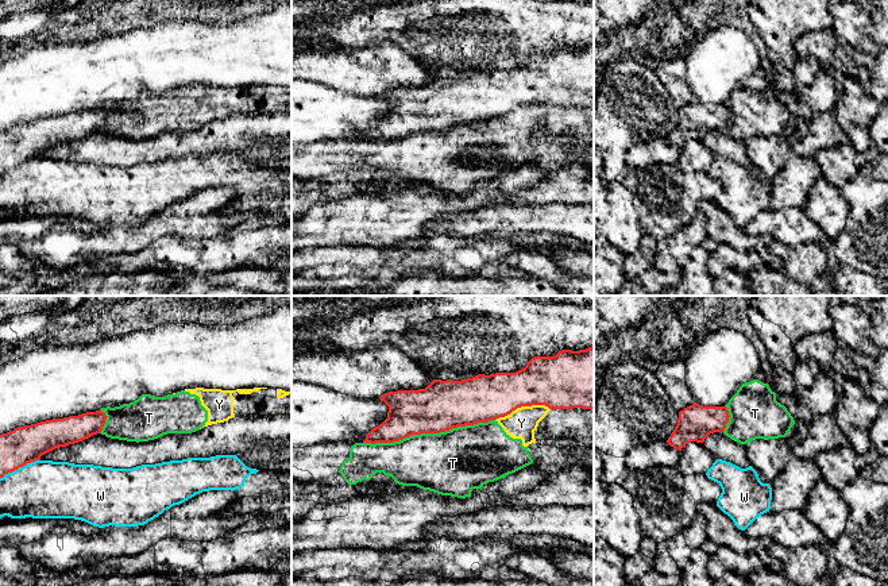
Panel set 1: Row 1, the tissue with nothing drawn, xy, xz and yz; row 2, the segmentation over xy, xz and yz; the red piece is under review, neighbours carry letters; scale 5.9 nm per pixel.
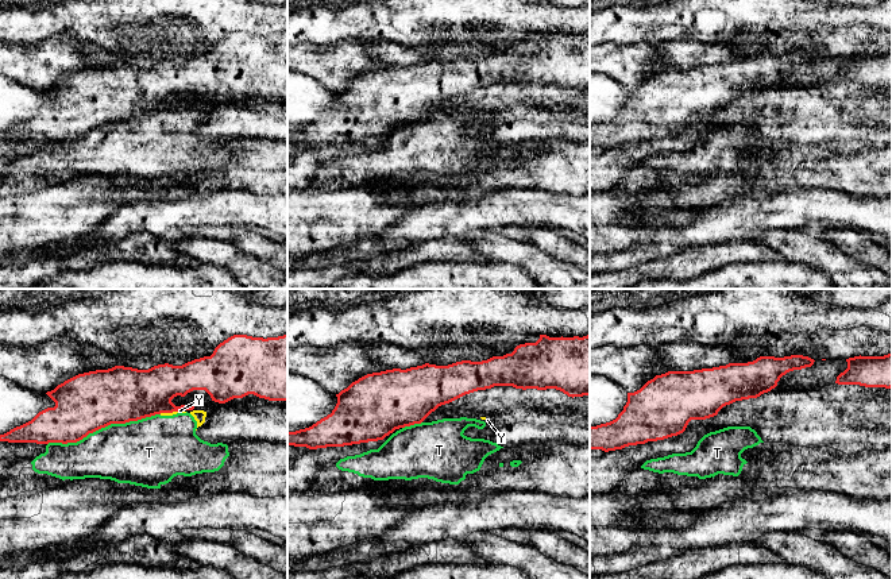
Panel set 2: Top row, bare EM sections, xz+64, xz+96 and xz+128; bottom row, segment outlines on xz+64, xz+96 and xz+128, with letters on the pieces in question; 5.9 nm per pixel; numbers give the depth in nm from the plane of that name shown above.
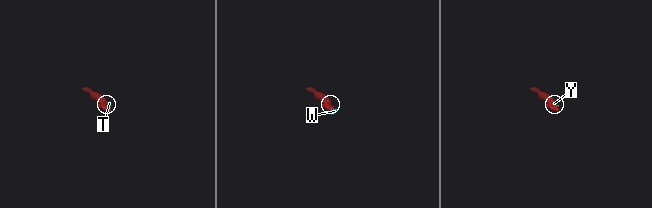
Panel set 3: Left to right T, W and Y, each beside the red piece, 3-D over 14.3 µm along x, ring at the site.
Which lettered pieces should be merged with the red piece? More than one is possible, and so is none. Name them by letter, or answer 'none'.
none

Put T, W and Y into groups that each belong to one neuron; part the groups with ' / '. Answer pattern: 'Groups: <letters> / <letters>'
Groups: T Y / W

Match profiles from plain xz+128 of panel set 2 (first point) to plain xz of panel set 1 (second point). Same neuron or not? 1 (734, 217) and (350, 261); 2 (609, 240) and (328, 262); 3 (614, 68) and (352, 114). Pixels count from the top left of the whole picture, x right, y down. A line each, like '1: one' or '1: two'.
1: two
2: two
3: two

